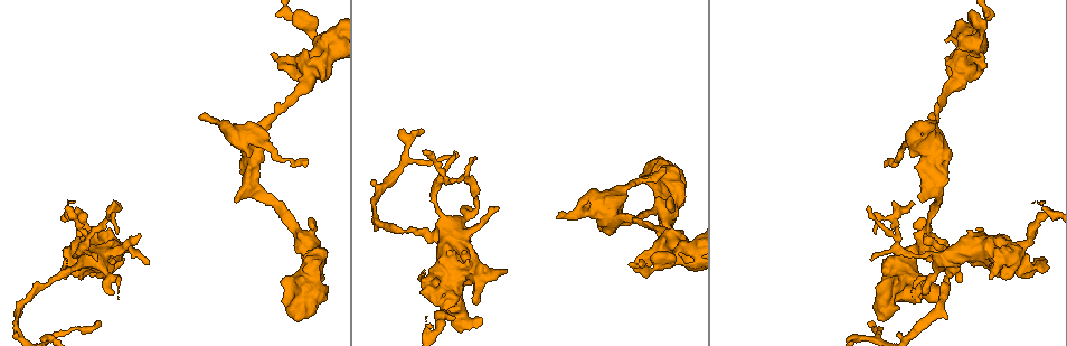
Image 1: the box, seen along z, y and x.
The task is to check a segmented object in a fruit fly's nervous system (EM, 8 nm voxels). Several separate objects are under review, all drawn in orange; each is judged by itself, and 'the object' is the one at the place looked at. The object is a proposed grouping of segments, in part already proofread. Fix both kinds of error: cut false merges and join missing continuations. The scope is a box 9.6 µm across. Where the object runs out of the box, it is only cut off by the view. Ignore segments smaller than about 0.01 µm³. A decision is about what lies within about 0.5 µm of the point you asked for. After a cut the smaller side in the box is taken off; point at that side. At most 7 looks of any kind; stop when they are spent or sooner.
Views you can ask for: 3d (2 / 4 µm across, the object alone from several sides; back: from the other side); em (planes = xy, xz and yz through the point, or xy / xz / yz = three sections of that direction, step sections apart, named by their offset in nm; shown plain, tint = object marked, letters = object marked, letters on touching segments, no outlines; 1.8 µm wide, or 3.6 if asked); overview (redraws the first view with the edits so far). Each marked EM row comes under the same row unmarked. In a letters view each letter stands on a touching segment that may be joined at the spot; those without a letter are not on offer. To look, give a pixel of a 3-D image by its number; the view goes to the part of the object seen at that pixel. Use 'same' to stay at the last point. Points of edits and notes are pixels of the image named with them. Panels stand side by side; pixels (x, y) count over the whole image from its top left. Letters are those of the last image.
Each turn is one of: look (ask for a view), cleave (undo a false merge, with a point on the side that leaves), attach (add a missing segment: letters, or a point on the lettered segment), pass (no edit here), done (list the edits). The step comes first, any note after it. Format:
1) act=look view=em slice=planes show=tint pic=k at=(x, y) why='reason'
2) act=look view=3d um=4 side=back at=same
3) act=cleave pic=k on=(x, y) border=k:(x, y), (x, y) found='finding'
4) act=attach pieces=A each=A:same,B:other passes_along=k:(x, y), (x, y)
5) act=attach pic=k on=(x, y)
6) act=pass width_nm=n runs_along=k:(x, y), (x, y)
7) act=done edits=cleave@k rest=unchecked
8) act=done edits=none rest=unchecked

act=look view=3d um=4 pic=1 at=(986, 14) why='sharp bend'

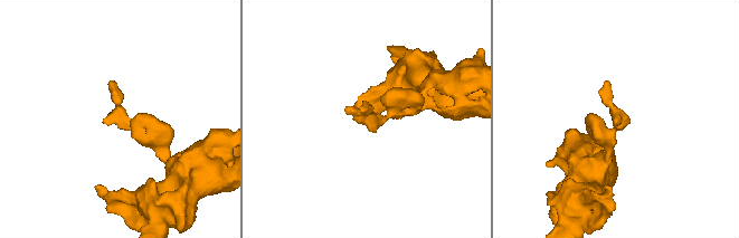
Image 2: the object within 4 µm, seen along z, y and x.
act=look view=em slice=planes show=letters pic=2 at=(121, 118)

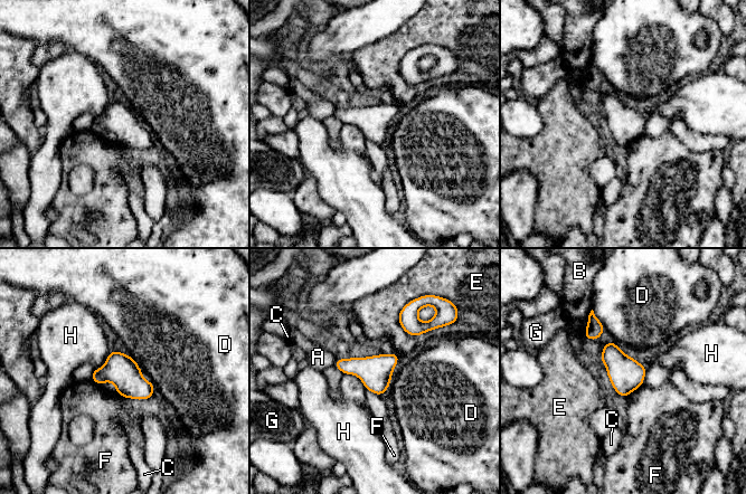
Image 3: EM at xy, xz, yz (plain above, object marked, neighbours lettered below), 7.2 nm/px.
act=pass longest_contact=E:260nm each=A:other,B:other,C:other,D:other,E:other,F:other,G:other,H:other border=3:(345, 373), (356, 376), (365, 389) found='one cell here'

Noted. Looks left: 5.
act=look view=em slice=yz step=16 show=letters pic=1 at=(323, 66) why='looks like a crossing'

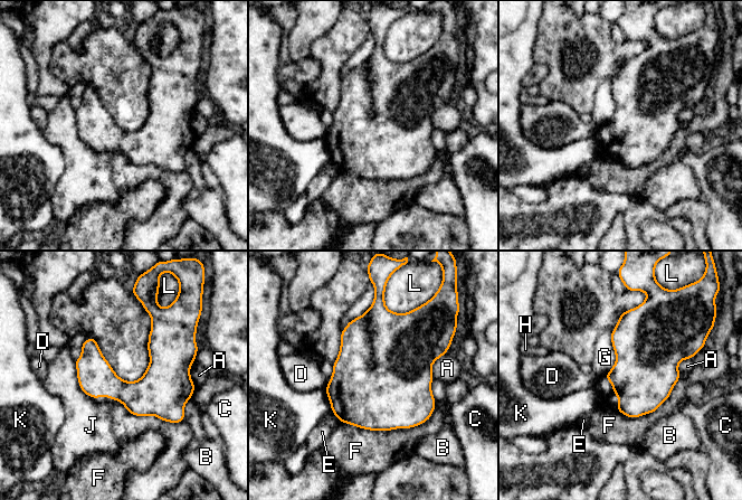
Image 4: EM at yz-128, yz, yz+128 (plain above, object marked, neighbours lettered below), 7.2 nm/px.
act=pass each=A:other,B:other,C:other,D:other,E:other,F:other,G:other,H:other,J:other,K:other,L:other border=4:(610, 335), (615, 364), (603, 375) found='all the same cell'

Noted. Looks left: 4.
act=look view=em um=3.6 slice=planes show=letters pic=1 at=(664, 201) why='three-way junction'

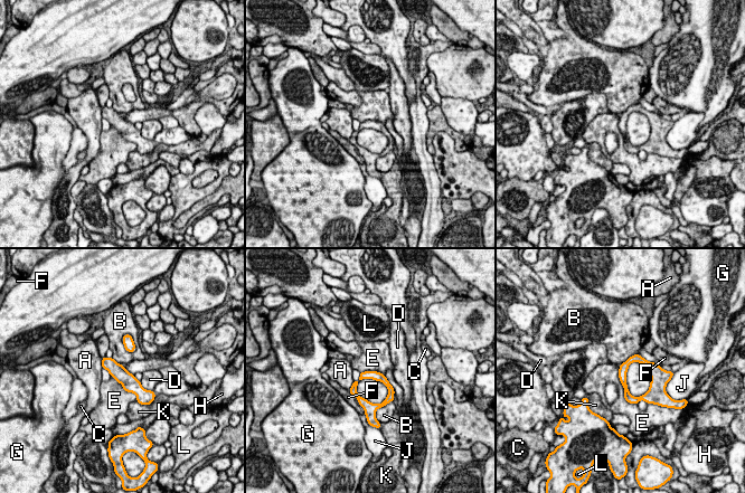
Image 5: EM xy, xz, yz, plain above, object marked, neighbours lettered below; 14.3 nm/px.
act=pass width_nm=130 each=A:other,B:other,C:other,D:other,E:other,F:other,G:other,H:other,J:other,K:other,L:other found='one cell here'

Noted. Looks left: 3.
act=done edits=none rest=unchecked

